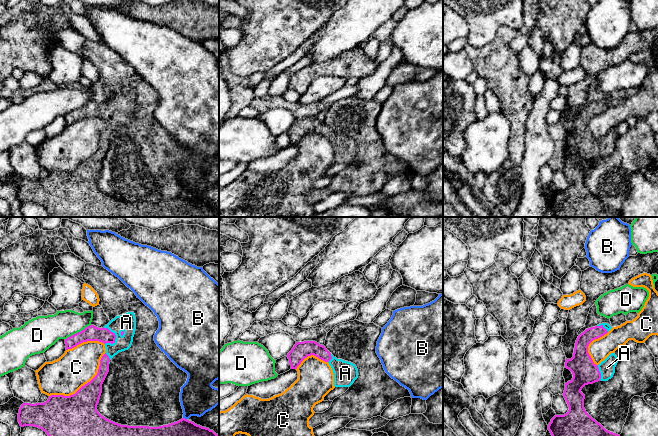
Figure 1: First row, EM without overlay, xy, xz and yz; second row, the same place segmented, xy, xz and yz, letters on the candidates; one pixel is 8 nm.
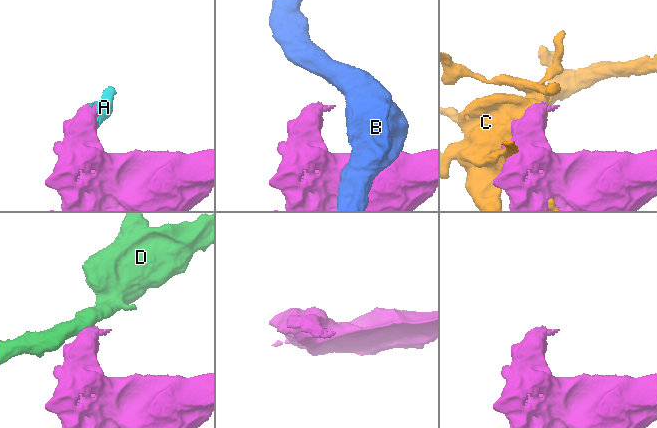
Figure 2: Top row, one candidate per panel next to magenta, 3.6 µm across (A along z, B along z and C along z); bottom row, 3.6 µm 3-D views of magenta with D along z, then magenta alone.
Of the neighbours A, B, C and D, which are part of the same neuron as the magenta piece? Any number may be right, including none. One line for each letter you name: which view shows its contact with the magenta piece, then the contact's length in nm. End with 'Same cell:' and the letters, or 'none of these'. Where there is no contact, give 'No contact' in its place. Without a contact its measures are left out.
A: Touches magenta in xy. Shared border 160 nm
Same cell: A

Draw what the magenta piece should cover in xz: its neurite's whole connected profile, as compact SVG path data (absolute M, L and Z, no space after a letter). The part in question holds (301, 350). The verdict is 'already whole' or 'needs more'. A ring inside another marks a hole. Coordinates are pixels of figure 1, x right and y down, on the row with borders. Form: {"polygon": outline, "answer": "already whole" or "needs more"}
{"polygon": "M315 341L296 342L287 355L291 369L297 369L301 362L311 355L329 363L334 373L335 387L350 387L358 378L358 369L355 364L337 359L325 346Z", "answer": "needs more"}

